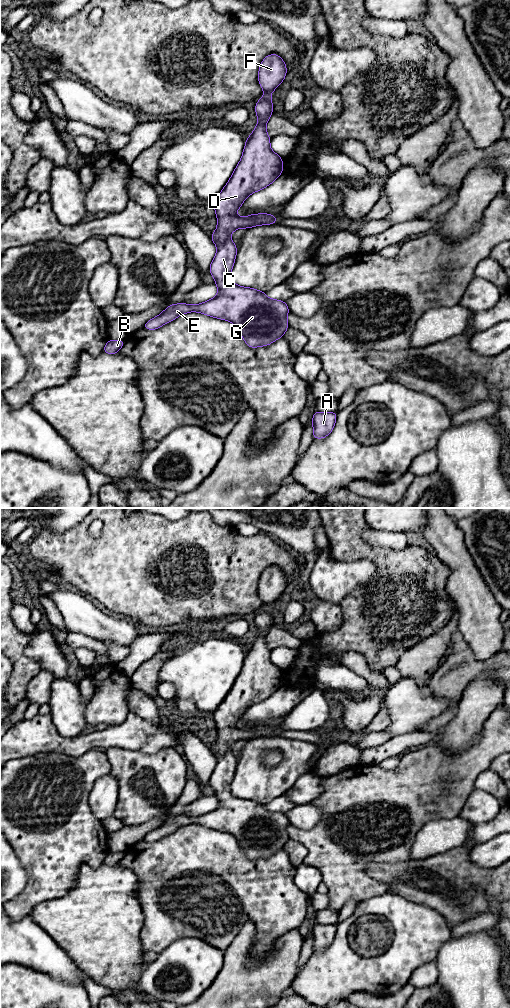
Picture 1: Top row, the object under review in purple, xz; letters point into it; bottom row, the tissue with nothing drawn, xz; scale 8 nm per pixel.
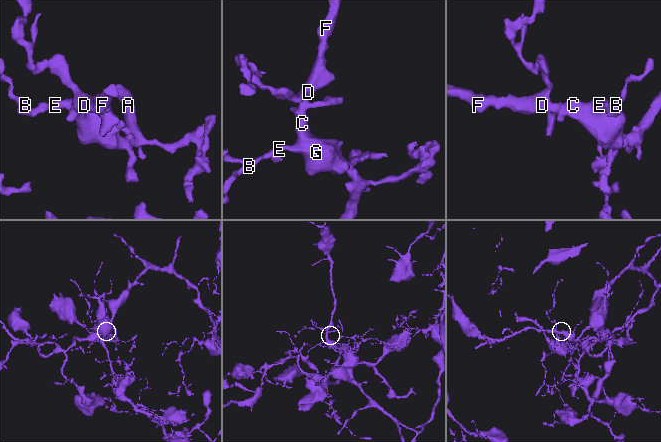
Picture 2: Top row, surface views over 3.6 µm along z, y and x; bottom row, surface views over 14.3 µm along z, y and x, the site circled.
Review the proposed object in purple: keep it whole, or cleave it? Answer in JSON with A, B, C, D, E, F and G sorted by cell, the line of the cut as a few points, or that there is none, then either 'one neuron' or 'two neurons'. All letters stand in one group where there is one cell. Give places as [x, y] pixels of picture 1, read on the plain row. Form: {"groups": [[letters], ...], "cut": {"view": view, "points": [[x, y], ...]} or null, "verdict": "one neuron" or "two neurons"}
{"groups": [["A", "B", "C", "D", "E", "F", "G"]], "cut": null, "verdict": "one neuron"}

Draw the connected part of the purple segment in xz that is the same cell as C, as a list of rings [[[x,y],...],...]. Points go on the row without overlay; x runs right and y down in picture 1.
[[[278,566],[267,567],[260,576],[258,593],[265,607],[255,617],[255,625],[258,635],[252,646],[246,650],[241,672],[236,678],[231,690],[228,692],[220,706],[213,712],[214,722],[217,728],[217,741],[210,749],[217,759],[217,764],[209,779],[209,784],[218,799],[215,810],[201,816],[189,817],[186,815],[169,817],[162,825],[147,833],[142,840],[156,842],[164,836],[175,832],[178,828],[188,824],[199,824],[221,832],[232,834],[239,842],[242,850],[250,860],[268,858],[279,850],[282,850],[289,839],[287,827],[290,824],[285,813],[269,811],[266,805],[254,800],[237,798],[231,792],[231,782],[237,767],[237,758],[231,752],[230,746],[239,740],[251,740],[259,737],[278,735],[275,727],[268,725],[250,726],[247,729],[237,729],[235,724],[242,718],[244,712],[252,705],[264,701],[274,694],[283,683],[283,670],[270,660],[269,647],[266,636],[273,625],[273,616],[270,606],[284,593],[287,579],[284,572]]]

